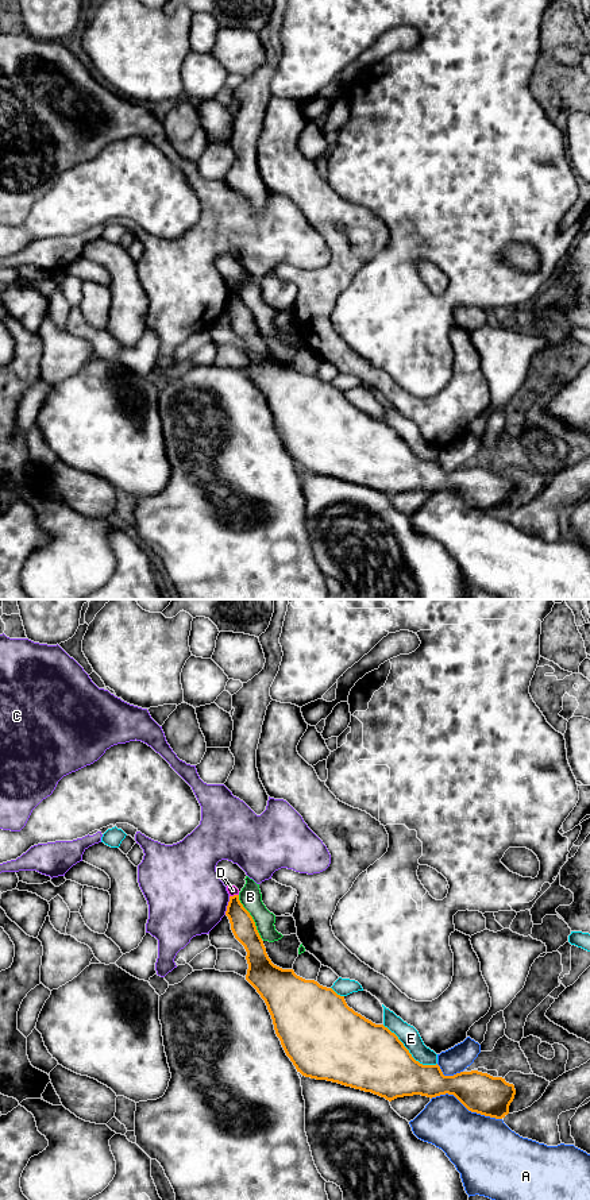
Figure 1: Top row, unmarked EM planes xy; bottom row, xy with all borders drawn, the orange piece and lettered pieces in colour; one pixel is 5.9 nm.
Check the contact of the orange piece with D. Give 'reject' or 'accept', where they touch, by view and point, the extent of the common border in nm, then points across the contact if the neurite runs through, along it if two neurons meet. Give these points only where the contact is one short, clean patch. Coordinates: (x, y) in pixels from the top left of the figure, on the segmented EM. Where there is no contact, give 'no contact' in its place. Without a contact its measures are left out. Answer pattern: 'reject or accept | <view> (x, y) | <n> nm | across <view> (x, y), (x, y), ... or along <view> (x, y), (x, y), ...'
reject | xy (234, 895) | 60 nm | along xy (238, 894), (230, 896)

